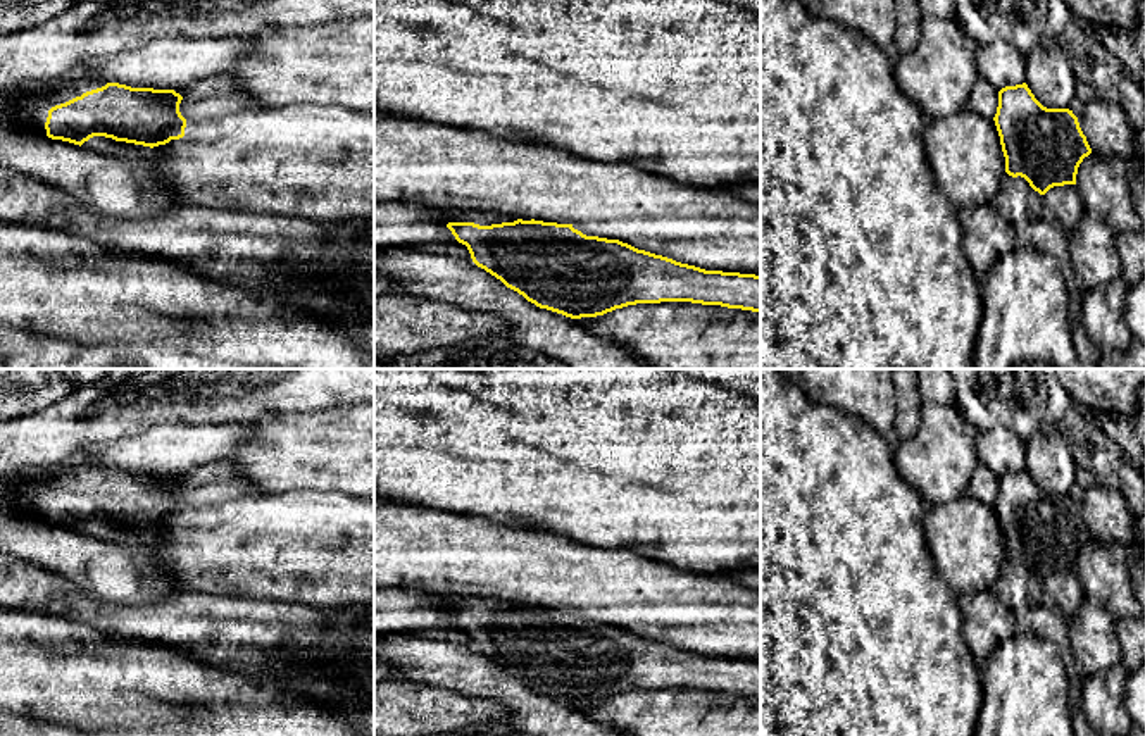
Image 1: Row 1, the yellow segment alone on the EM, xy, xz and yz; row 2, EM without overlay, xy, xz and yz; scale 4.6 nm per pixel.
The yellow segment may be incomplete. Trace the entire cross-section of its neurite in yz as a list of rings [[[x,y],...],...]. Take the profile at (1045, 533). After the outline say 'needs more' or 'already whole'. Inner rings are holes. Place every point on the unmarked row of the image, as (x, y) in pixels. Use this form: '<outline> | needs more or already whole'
[[[1023,469],[998,477],[993,507],[1009,562],[1024,564],[1040,581],[1045,581],[1054,572],[1076,571],[1078,553],[1092,540],[1092,534],[1073,496],[1043,493],[1028,471]]] | already whole

